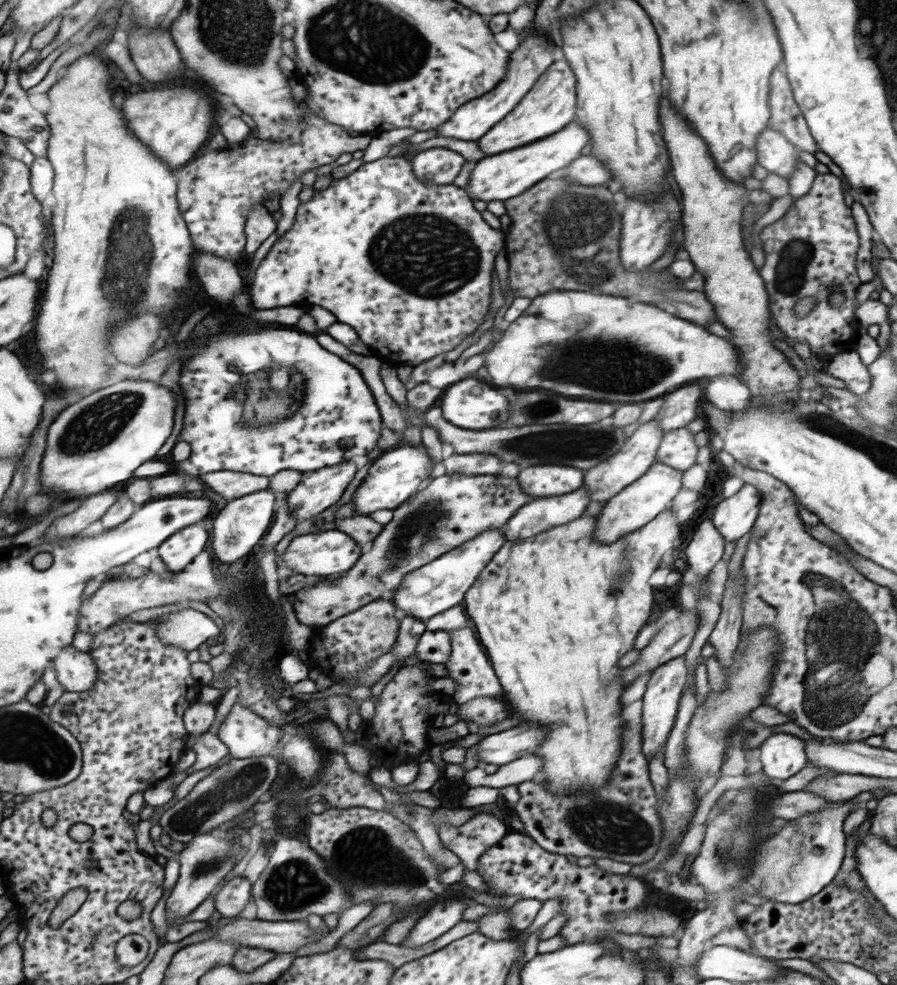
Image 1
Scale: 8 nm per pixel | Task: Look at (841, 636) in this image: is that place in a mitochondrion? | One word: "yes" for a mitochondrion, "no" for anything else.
yes

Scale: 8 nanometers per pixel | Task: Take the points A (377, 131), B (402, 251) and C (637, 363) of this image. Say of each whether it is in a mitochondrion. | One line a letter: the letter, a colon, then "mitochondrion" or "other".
A: other
B: mitochondrion
C: mitochondrion

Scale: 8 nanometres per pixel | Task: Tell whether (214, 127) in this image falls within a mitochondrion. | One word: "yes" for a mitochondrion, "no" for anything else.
no

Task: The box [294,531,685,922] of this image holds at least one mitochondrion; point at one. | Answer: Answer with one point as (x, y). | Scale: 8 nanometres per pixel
(366, 856)

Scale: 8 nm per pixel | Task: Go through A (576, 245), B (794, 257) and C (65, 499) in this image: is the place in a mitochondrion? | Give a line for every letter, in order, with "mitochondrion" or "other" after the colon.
A: mitochondrion
B: mitochondrion
C: other

